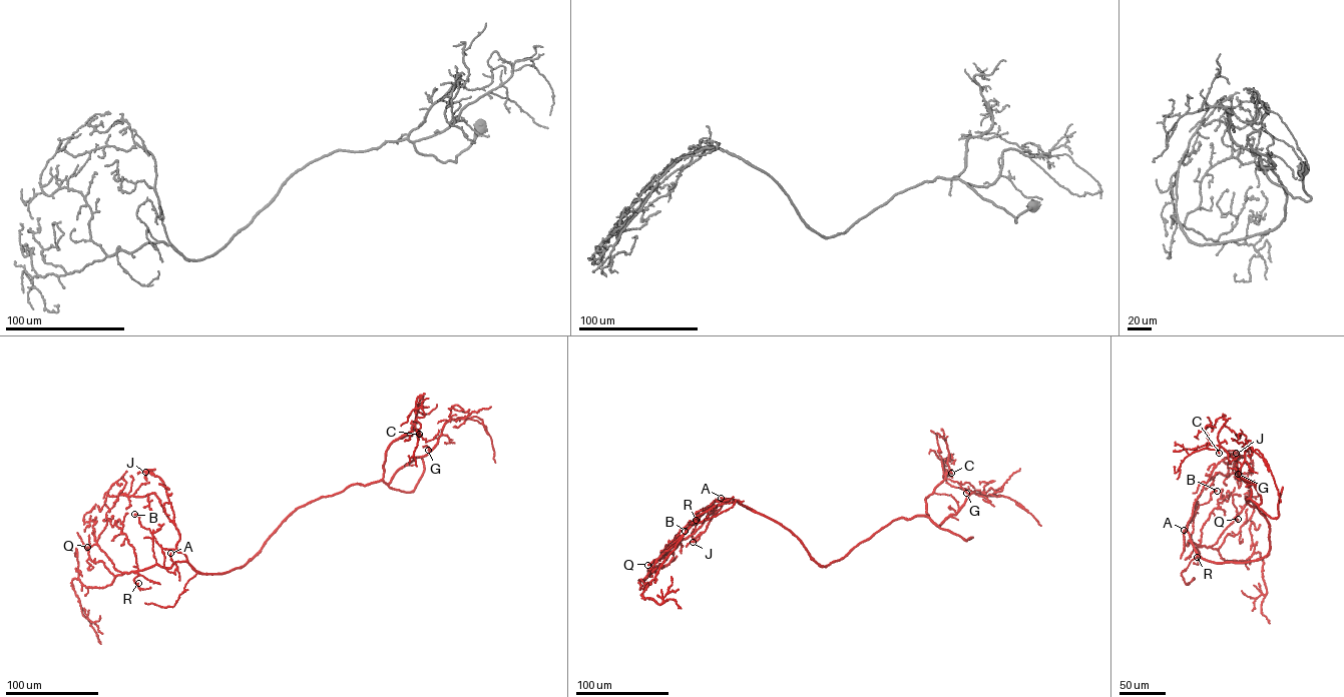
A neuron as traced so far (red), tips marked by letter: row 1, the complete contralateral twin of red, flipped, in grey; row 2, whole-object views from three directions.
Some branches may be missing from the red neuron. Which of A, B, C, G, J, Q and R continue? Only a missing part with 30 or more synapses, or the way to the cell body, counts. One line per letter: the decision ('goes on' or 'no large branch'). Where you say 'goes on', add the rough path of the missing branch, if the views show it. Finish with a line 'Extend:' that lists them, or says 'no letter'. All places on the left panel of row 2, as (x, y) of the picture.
A: no large branch
B: no large branch
C: no large branch
G: no large branch
J: no large branch
Q: no large branch
R: no large branch
Extend: no letter

